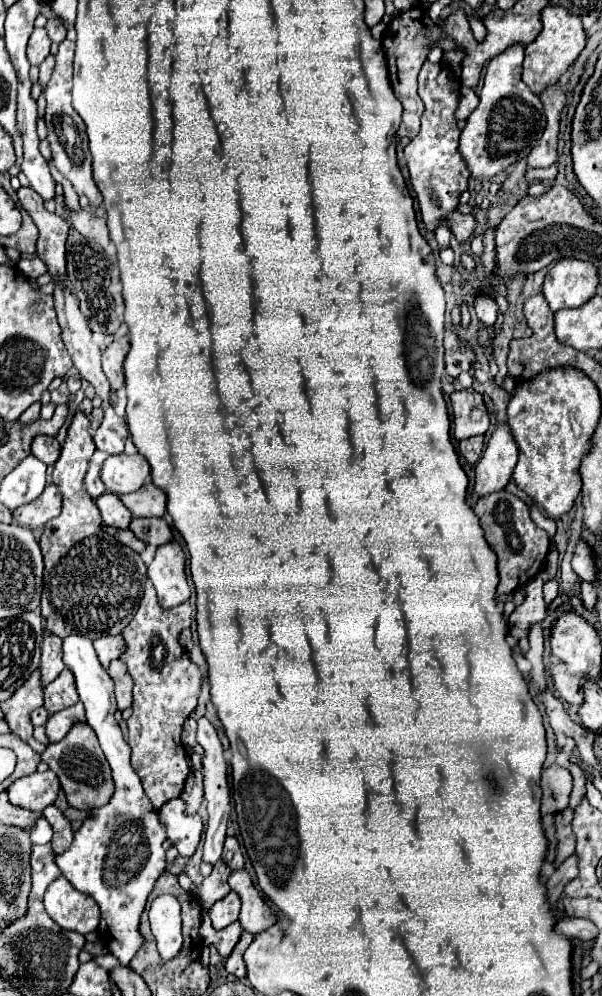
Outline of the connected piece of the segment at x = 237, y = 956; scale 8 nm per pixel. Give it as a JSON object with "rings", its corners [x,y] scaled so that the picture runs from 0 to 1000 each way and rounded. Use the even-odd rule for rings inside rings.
{"rings":[[[405,936],[405,938],[402,938],[402,942],[399,942],[399,946],[392,948],[392,952],[385,954],[385,958],[382,958],[382,960],[379,960],[379,964],[375,964],[375,974],[379,974],[382,978],[389,978],[395,984],[409,982],[409,970],[405,970],[402,958],[405,958],[405,954],[415,950],[419,942],[422,942],[419,938]]]}

